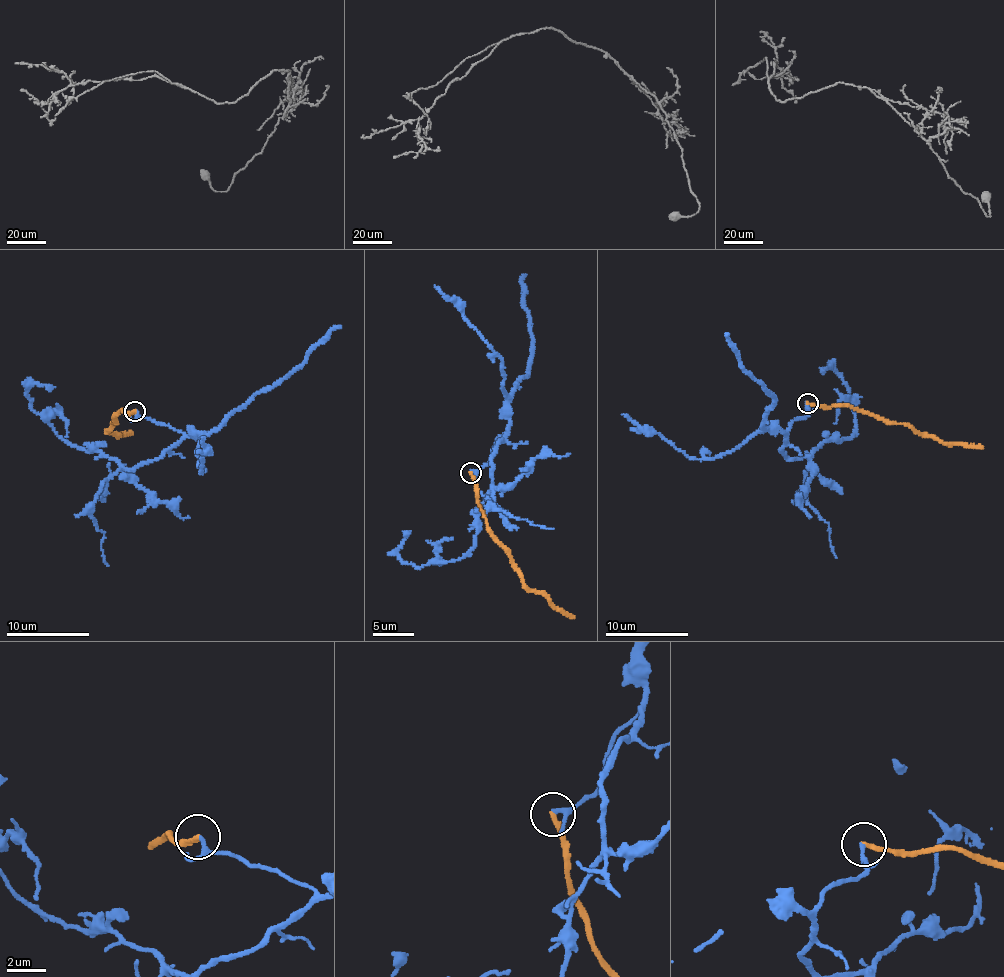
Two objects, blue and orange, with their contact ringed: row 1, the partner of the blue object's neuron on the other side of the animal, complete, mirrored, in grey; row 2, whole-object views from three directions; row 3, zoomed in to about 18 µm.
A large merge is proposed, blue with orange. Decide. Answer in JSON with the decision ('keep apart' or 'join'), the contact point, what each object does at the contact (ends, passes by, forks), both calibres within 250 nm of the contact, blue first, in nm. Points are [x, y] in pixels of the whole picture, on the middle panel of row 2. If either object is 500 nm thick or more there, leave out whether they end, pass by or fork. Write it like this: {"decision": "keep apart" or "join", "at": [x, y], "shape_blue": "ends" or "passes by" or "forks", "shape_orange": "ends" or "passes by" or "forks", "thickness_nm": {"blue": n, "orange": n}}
{"decision": "keep apart", "at": [471, 472], "shape_blue": "passes by", "shape_orange": "ends", "thickness_nm": {"blue": 170, "orange": 240}}

